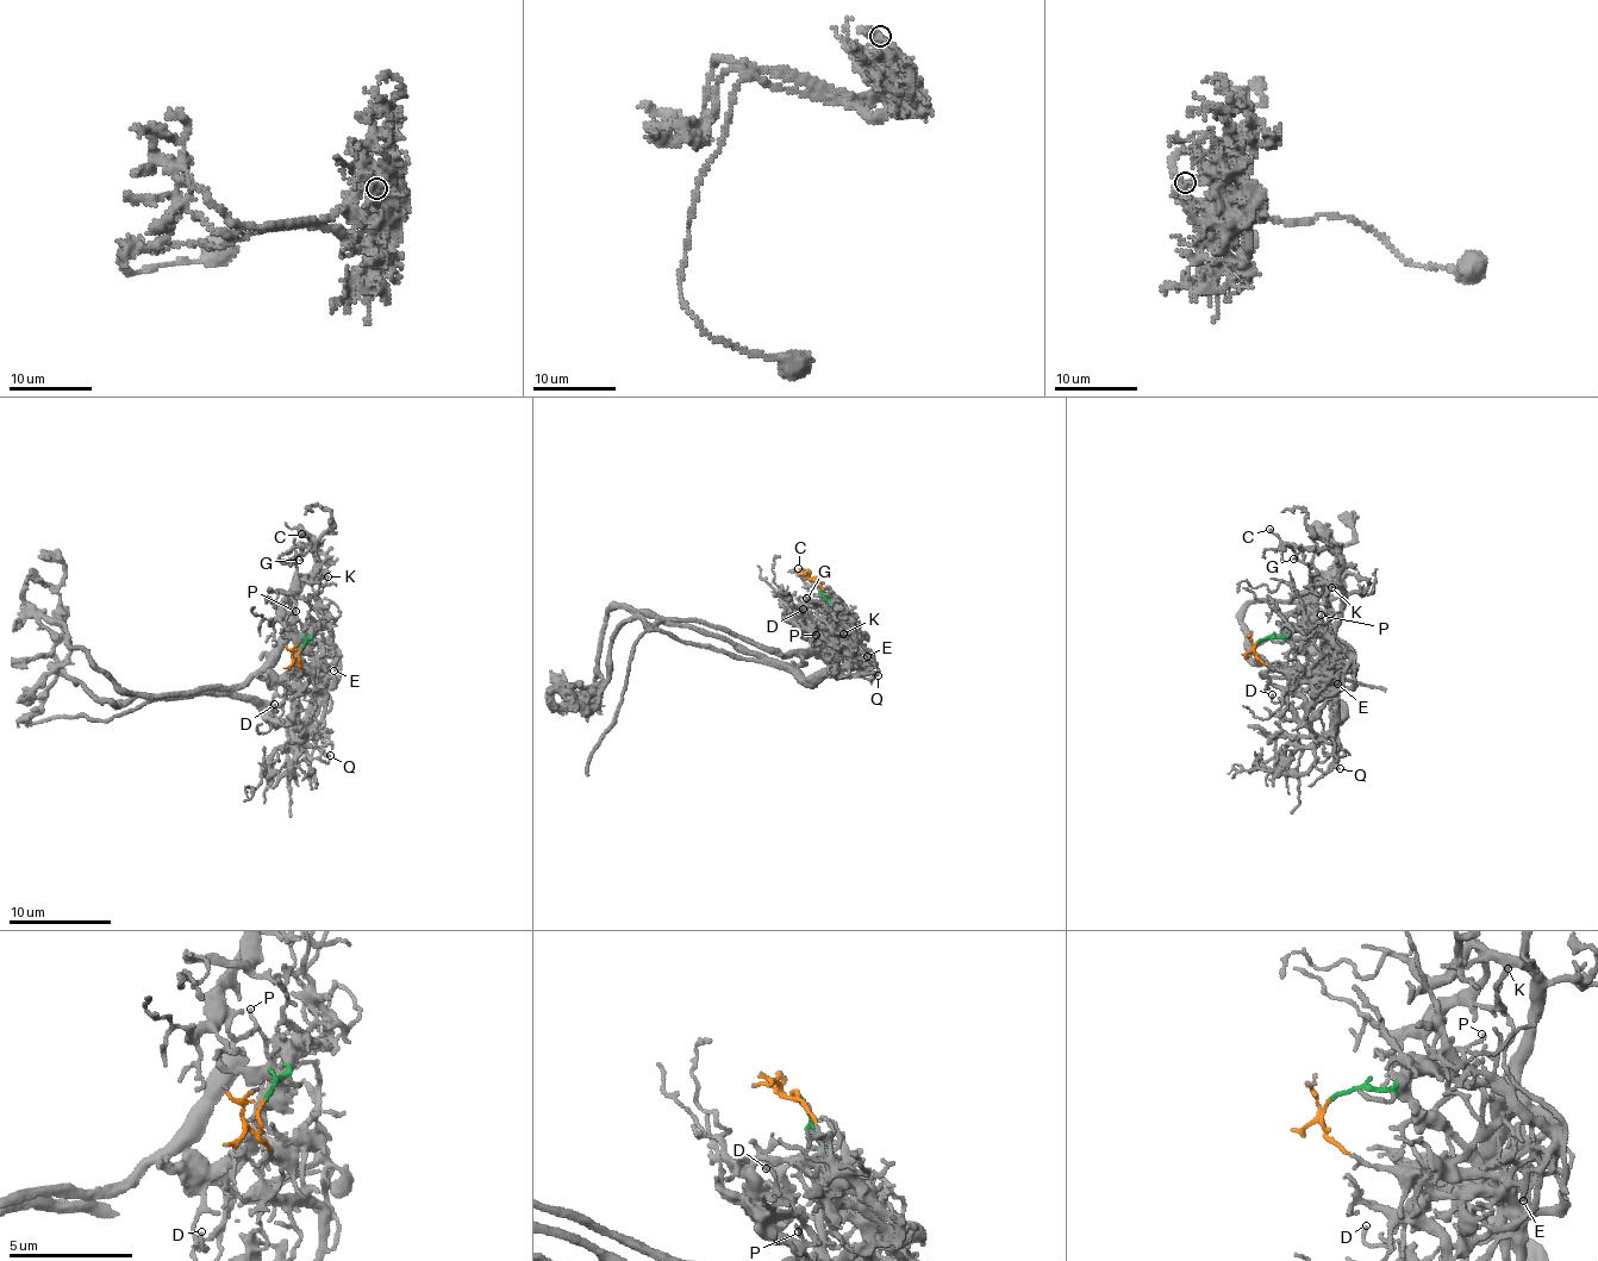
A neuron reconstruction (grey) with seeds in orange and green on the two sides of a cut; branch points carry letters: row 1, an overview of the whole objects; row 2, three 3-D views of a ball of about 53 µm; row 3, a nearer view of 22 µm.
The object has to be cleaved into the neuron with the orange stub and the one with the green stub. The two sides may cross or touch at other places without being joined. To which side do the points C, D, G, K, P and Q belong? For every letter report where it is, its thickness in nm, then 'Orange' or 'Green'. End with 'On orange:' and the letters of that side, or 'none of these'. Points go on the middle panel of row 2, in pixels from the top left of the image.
C: Place: (798, 568). Thickness 120 nm. Green
D: Place: (803, 609). Thickness 120 nm. Orange
G: Place: (806, 598). Thickness 100 nm. Green
K: Place: (843, 634). Thickness 130 nm. Green
P: Place: (816, 635). Thickness 110 nm. Orange
Q: Place: (878, 675). Thickness 200 nm. Orange
On orange: D, P, Q

